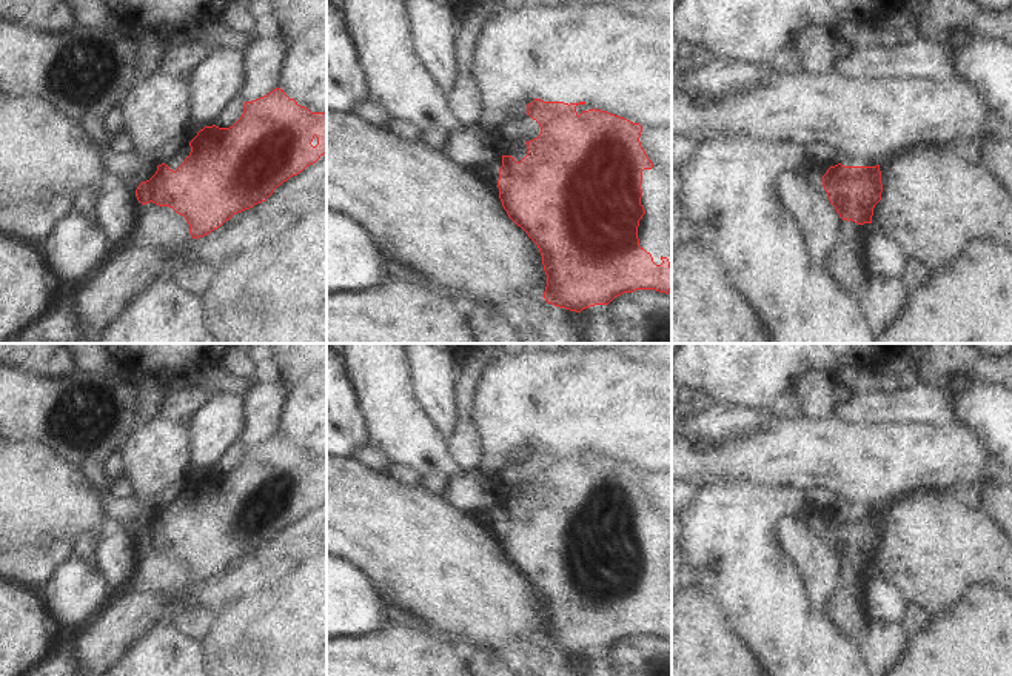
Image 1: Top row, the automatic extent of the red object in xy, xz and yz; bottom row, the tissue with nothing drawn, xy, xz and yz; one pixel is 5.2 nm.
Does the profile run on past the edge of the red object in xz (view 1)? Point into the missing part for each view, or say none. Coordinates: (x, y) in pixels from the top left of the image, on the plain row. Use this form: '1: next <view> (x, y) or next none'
1: next none

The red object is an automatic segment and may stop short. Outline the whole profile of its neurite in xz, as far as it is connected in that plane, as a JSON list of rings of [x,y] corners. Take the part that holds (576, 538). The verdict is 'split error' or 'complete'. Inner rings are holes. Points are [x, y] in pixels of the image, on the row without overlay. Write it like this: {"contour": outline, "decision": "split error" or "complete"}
{"contour": [[[534,443],[527,459],[541,471],[541,479],[527,488],[527,500],[516,507],[502,500],[499,513],[499,544],[508,562],[538,590],[542,601],[547,631],[544,644],[559,653],[581,658],[595,650],[608,650],[615,642],[636,634],[655,634],[669,639],[672,611],[667,602],[656,610],[650,597],[639,591],[638,571],[645,559],[641,550],[642,516],[653,508],[641,491],[642,471],[601,454],[576,457],[579,448],[544,447]]], "decision": "complete"}

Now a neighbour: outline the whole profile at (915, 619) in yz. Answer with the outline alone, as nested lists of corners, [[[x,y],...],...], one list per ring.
[[[910,604],[900,625],[910,636],[926,630],[930,622],[932,617],[924,610],[918,608],[915,604]]]

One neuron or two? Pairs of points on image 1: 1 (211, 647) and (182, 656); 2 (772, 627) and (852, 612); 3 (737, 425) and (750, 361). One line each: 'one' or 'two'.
1: two
2: two
3: two

